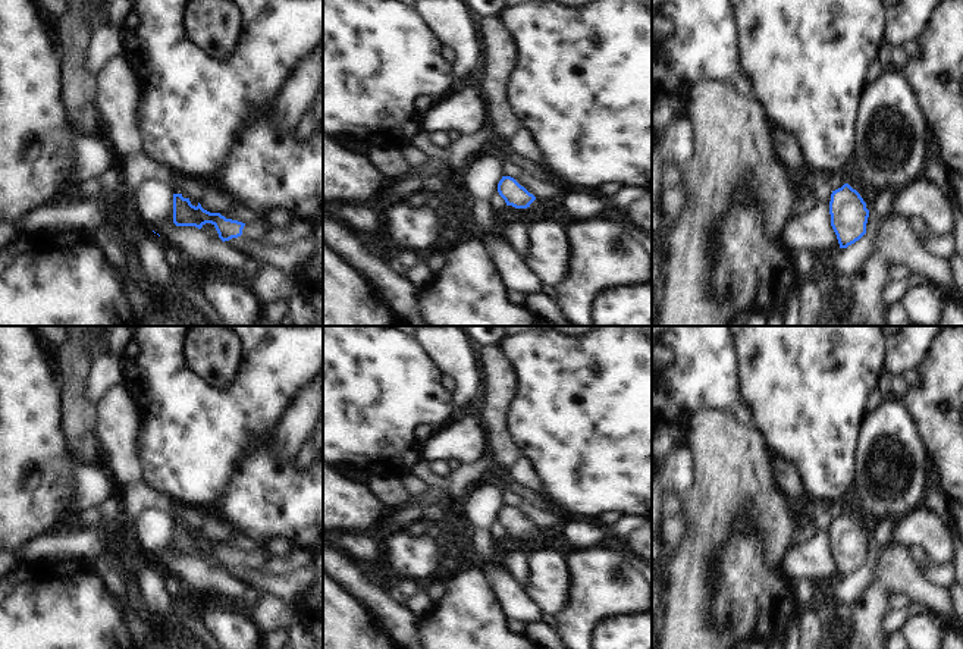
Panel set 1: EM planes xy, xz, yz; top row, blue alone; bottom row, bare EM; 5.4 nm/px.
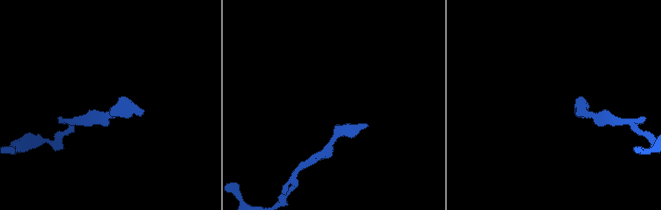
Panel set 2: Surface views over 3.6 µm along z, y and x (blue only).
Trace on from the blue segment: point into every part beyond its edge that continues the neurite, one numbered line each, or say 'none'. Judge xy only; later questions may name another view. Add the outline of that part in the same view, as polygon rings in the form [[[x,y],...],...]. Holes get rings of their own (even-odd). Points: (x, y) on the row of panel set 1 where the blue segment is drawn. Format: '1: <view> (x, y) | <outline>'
none

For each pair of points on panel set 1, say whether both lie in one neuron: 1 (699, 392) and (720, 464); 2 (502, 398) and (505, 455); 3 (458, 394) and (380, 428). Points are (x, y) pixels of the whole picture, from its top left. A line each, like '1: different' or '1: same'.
1: different
2: same
3: different

